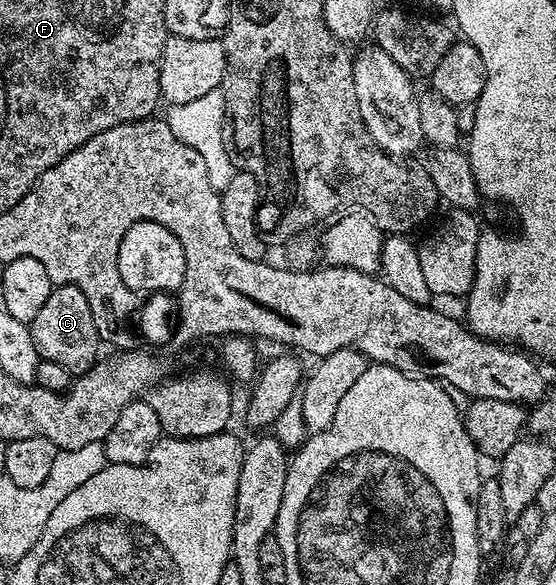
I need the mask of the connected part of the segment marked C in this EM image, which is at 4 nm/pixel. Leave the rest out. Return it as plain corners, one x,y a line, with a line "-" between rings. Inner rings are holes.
74,285
53,286
50,297
46,297
46,305
42,305
38,317
34,317
30,326
40,358
62,365
73,376
83,375
98,362
99,355
96,354
102,350
102,344
94,329
90,305
86,305
86,293
82,293
82,289

